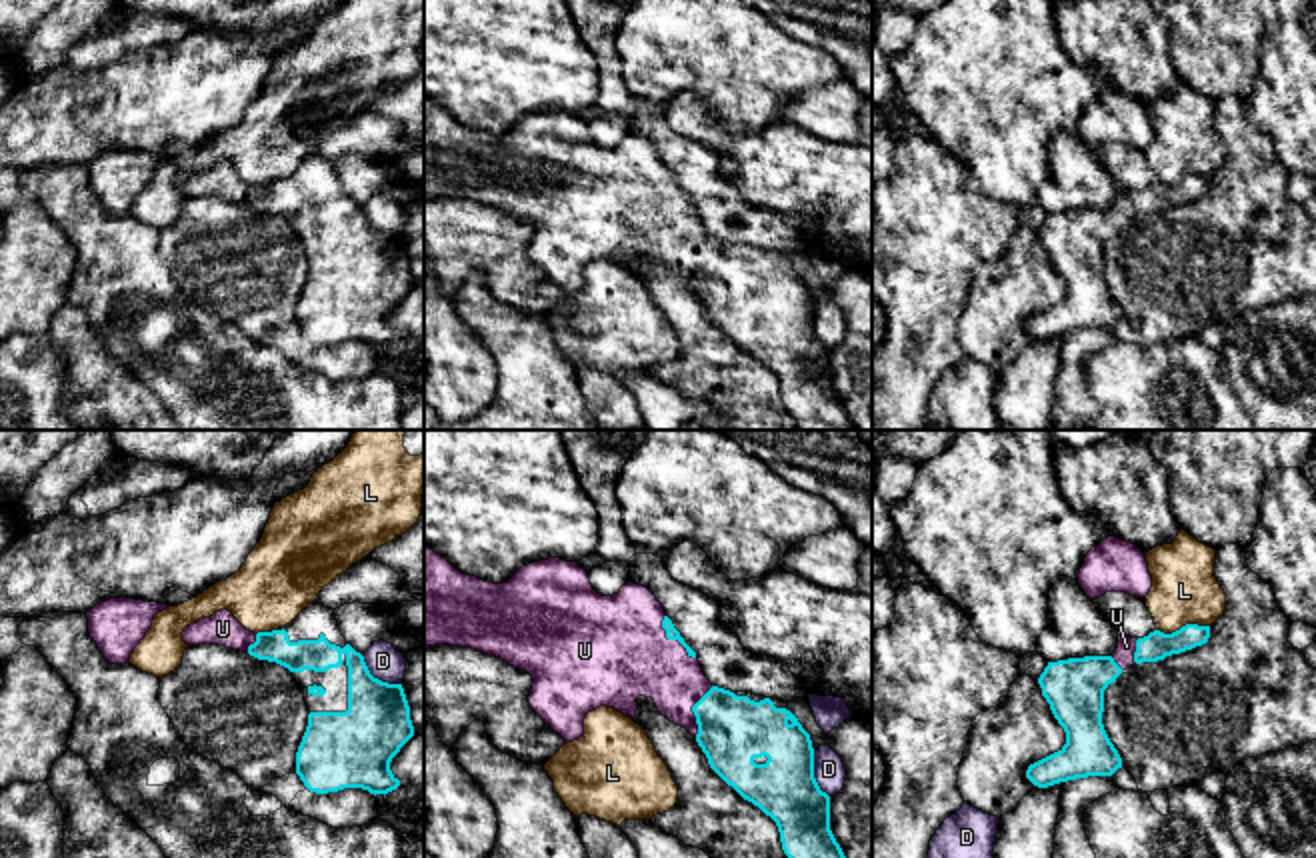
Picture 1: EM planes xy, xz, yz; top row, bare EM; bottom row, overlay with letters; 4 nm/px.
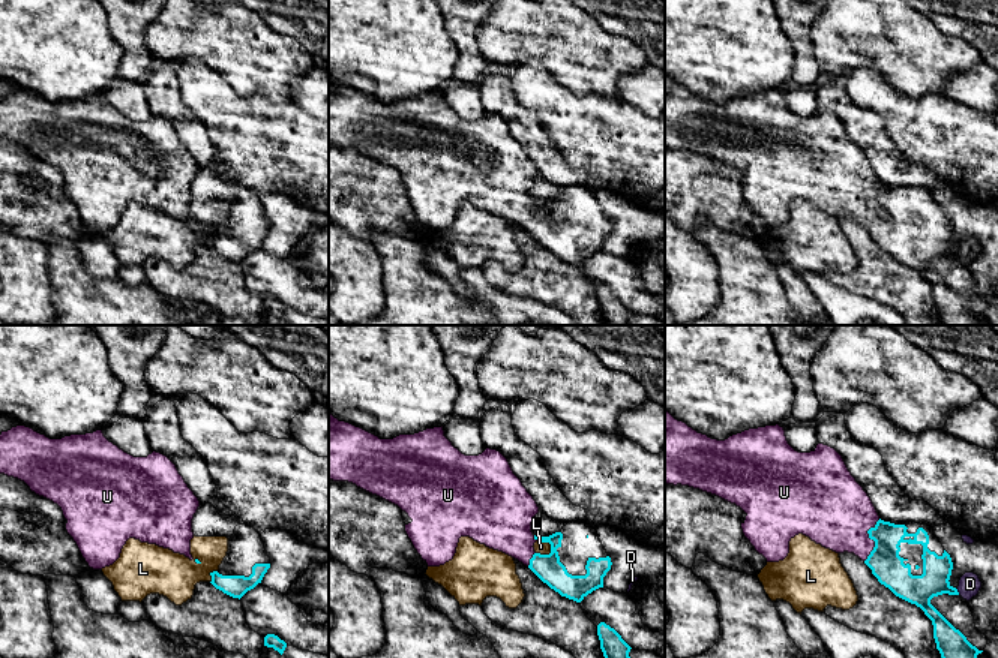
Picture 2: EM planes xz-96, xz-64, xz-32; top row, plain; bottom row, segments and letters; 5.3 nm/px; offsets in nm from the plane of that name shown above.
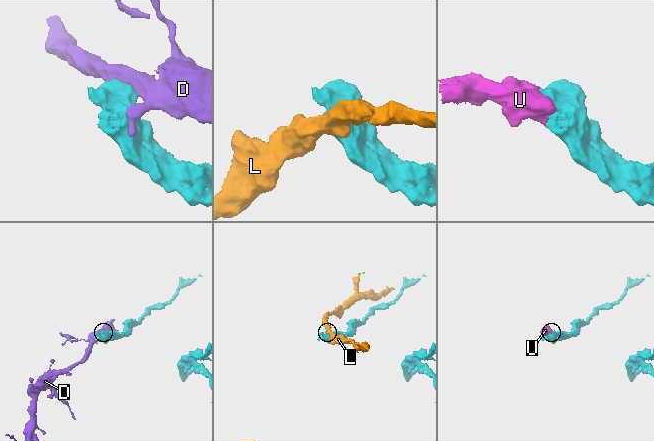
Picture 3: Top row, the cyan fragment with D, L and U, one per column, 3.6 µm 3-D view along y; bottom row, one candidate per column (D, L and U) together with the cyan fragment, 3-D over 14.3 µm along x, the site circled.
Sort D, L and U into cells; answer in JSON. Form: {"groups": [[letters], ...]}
{"groups": [["D"], ["L"], ["U"]]}

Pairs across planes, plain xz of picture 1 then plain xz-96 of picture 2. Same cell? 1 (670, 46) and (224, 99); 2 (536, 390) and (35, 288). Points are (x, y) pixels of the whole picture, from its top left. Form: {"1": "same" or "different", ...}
{"1": "different", "2": "different"}

